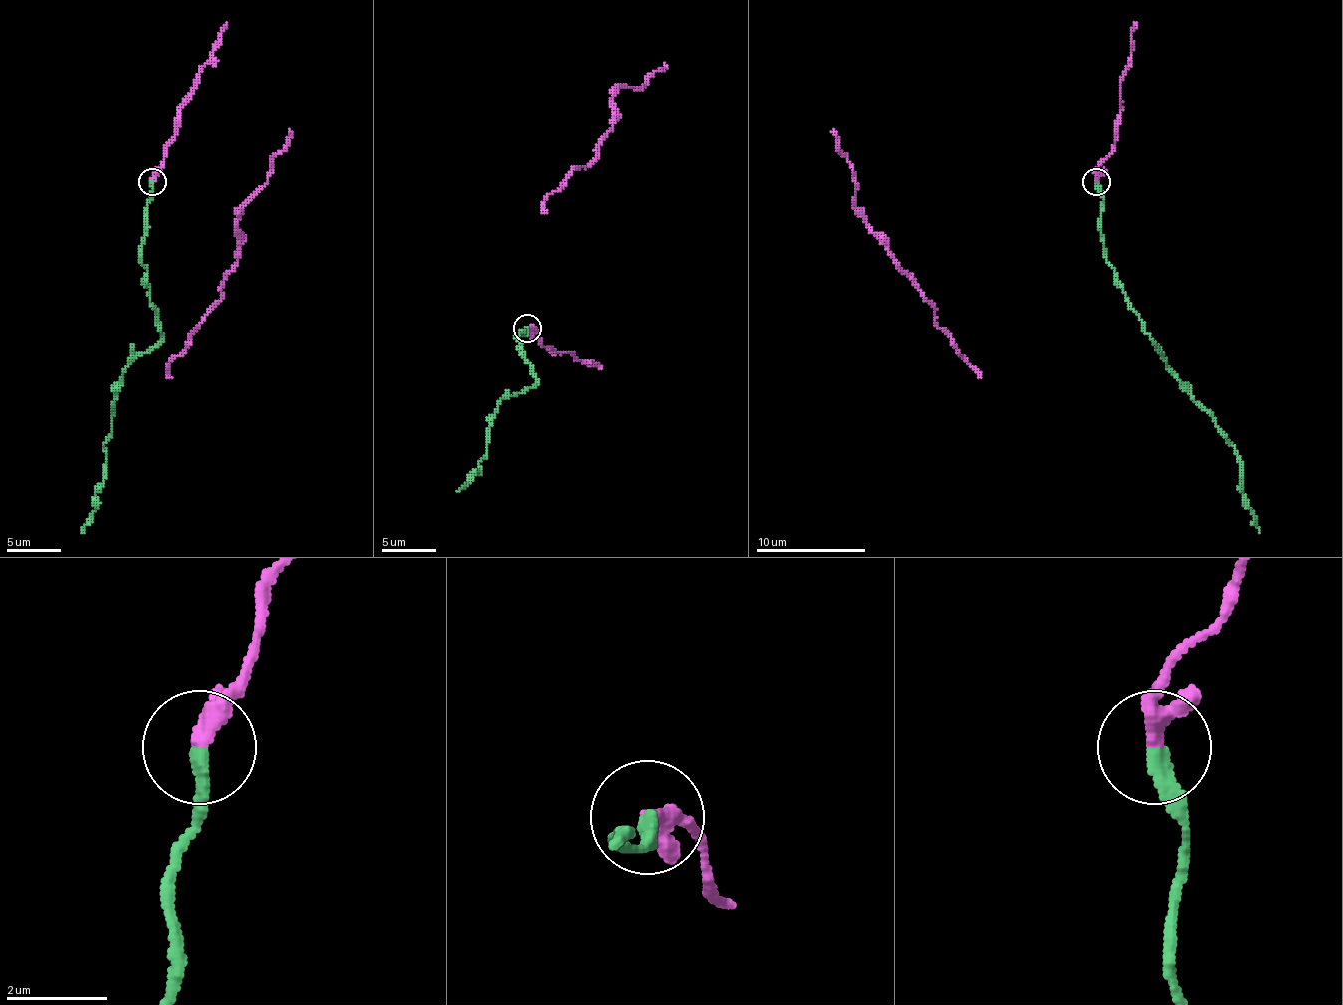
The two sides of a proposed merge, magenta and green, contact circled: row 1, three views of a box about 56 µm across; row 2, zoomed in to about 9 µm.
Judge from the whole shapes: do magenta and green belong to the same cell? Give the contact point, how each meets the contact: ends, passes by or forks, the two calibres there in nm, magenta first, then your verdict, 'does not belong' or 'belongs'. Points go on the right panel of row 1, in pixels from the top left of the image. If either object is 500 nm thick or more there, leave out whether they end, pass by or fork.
(1096, 181) | magenta passes by | green ends | 280/300 nm | belongs

